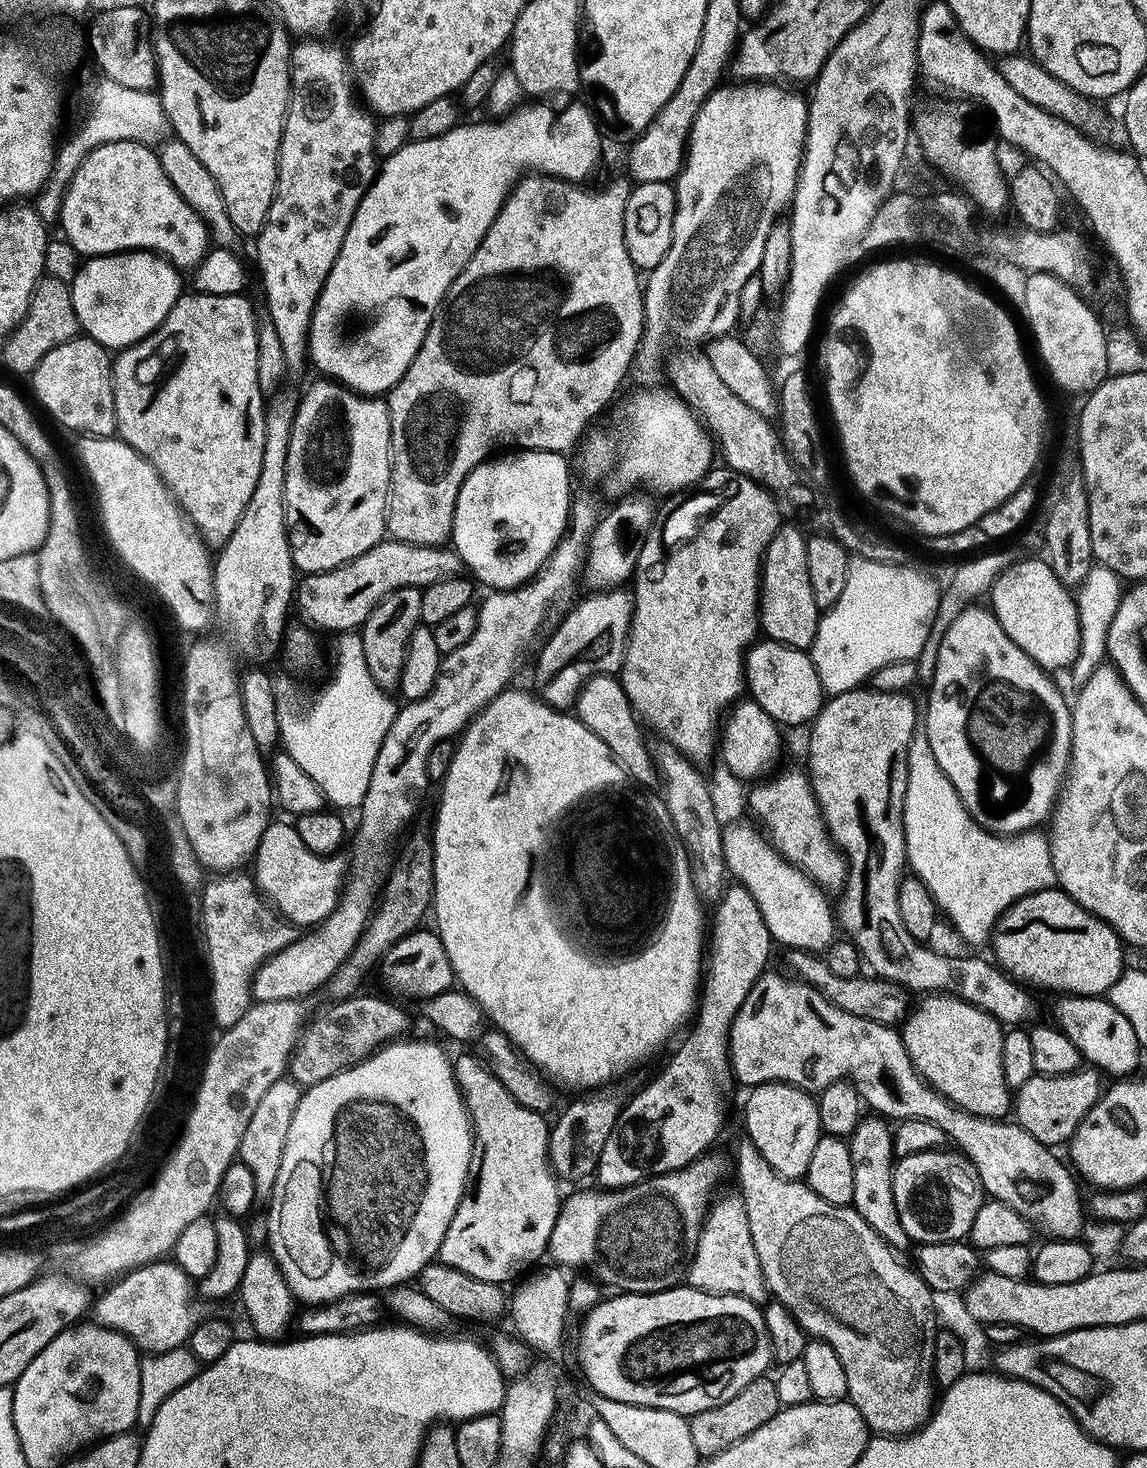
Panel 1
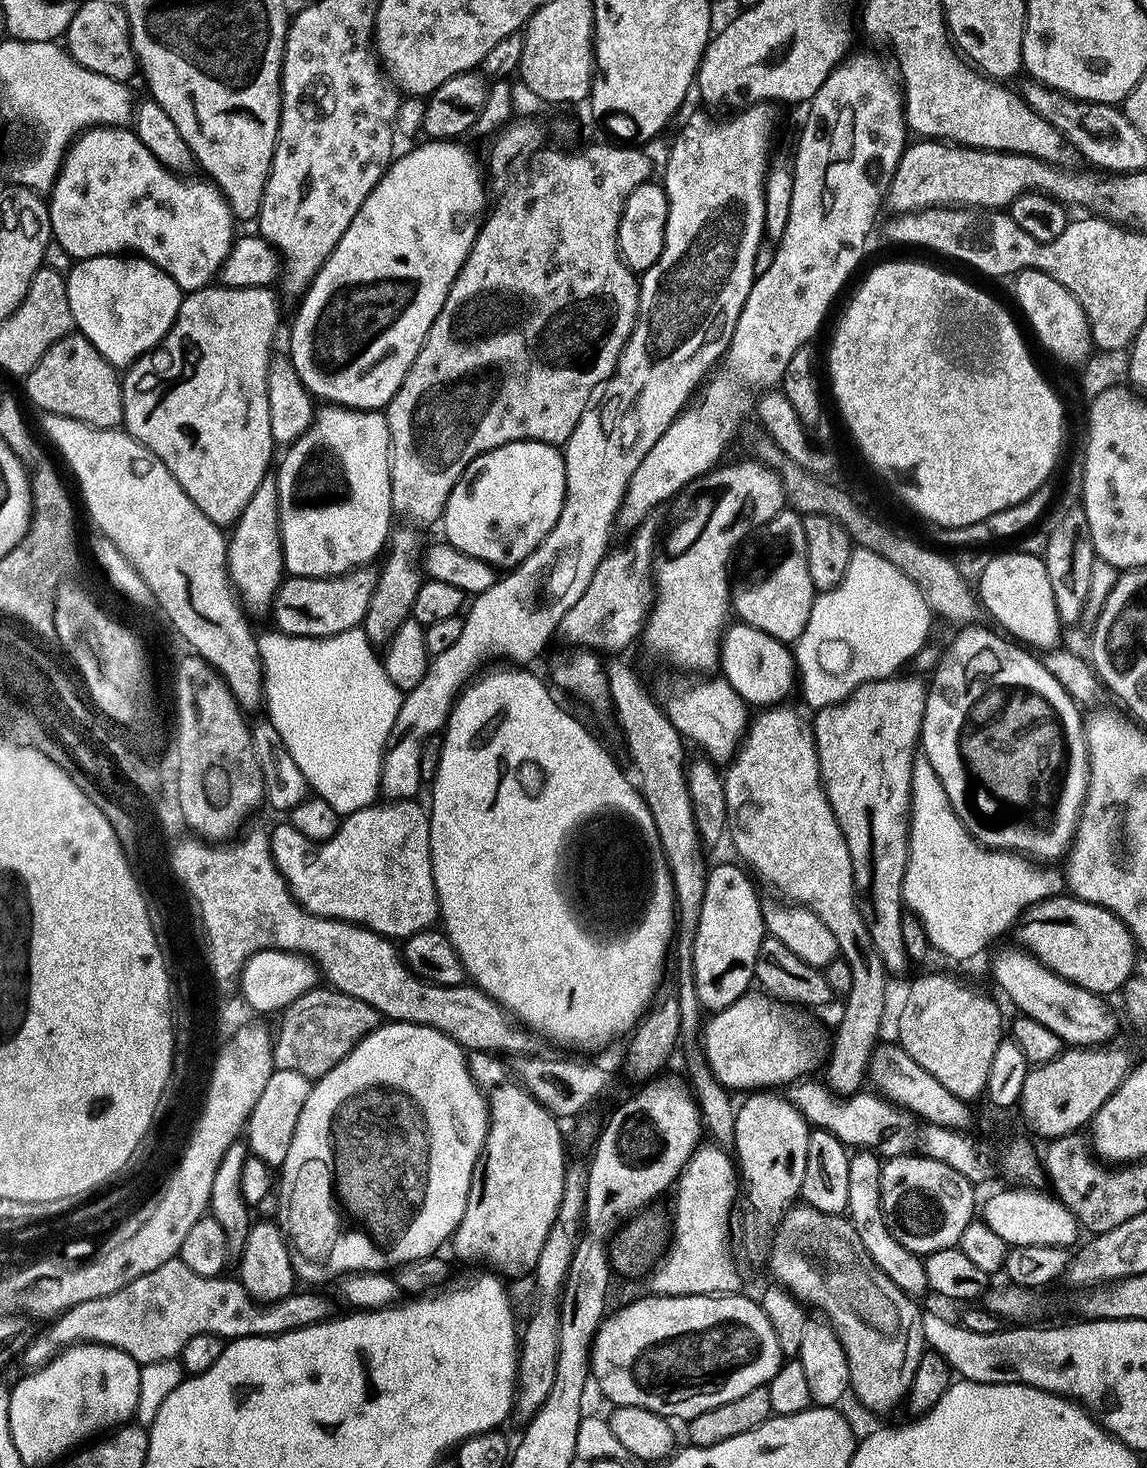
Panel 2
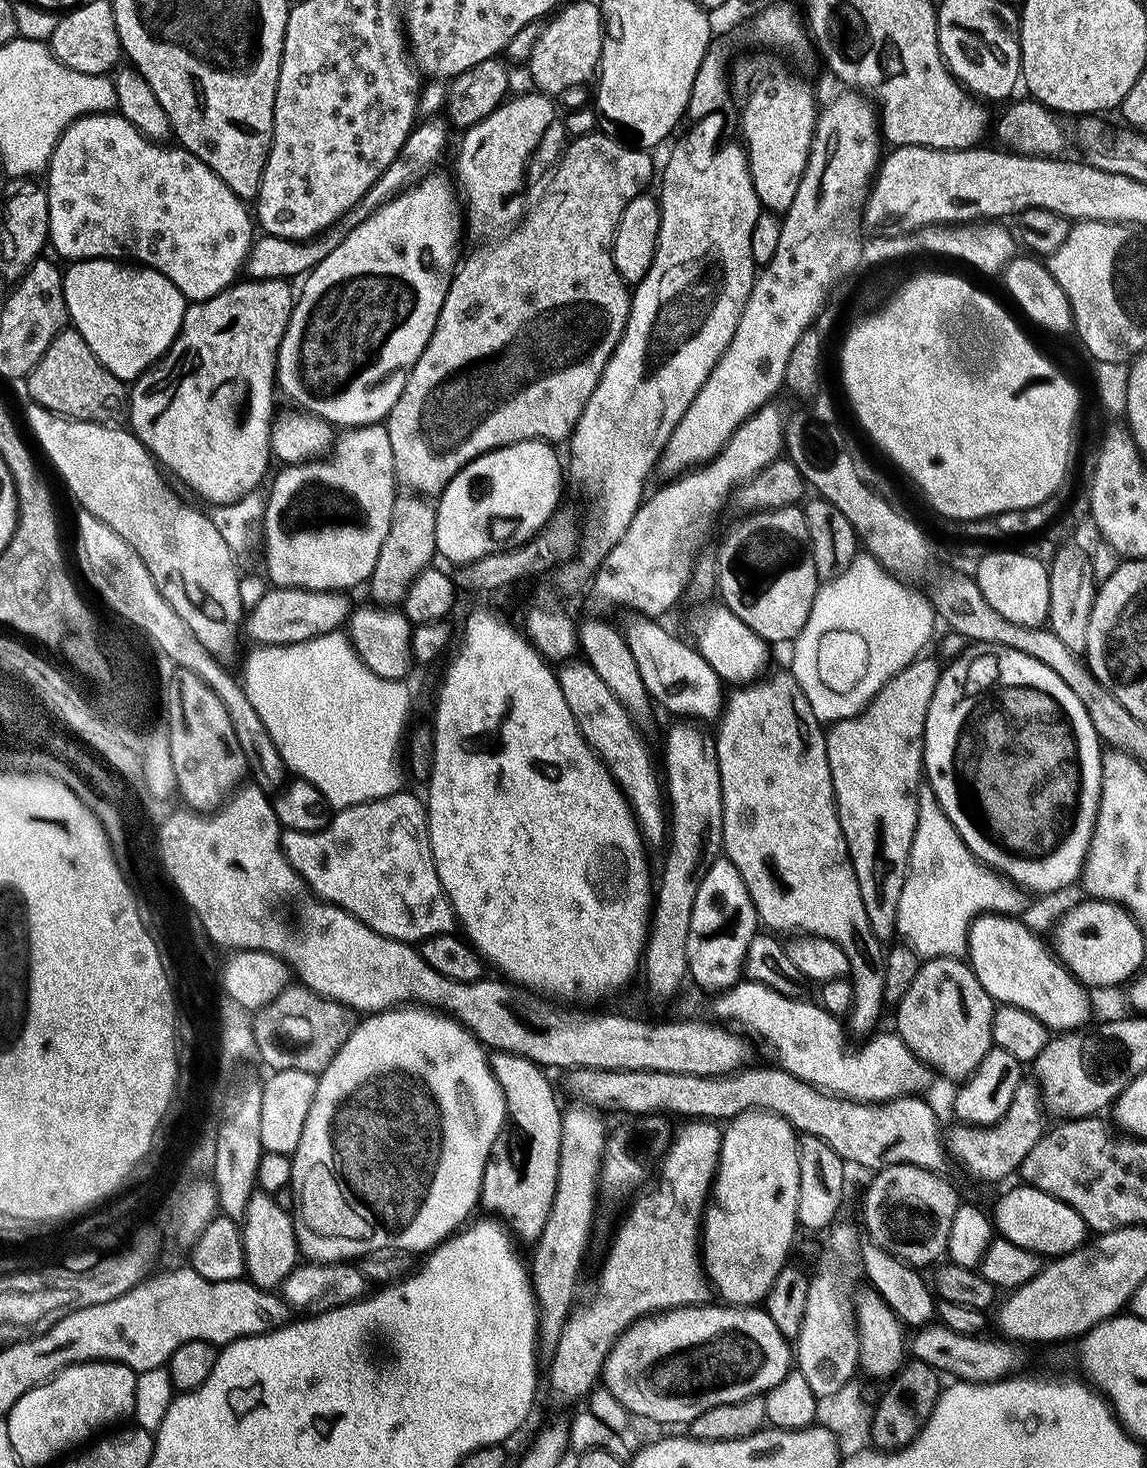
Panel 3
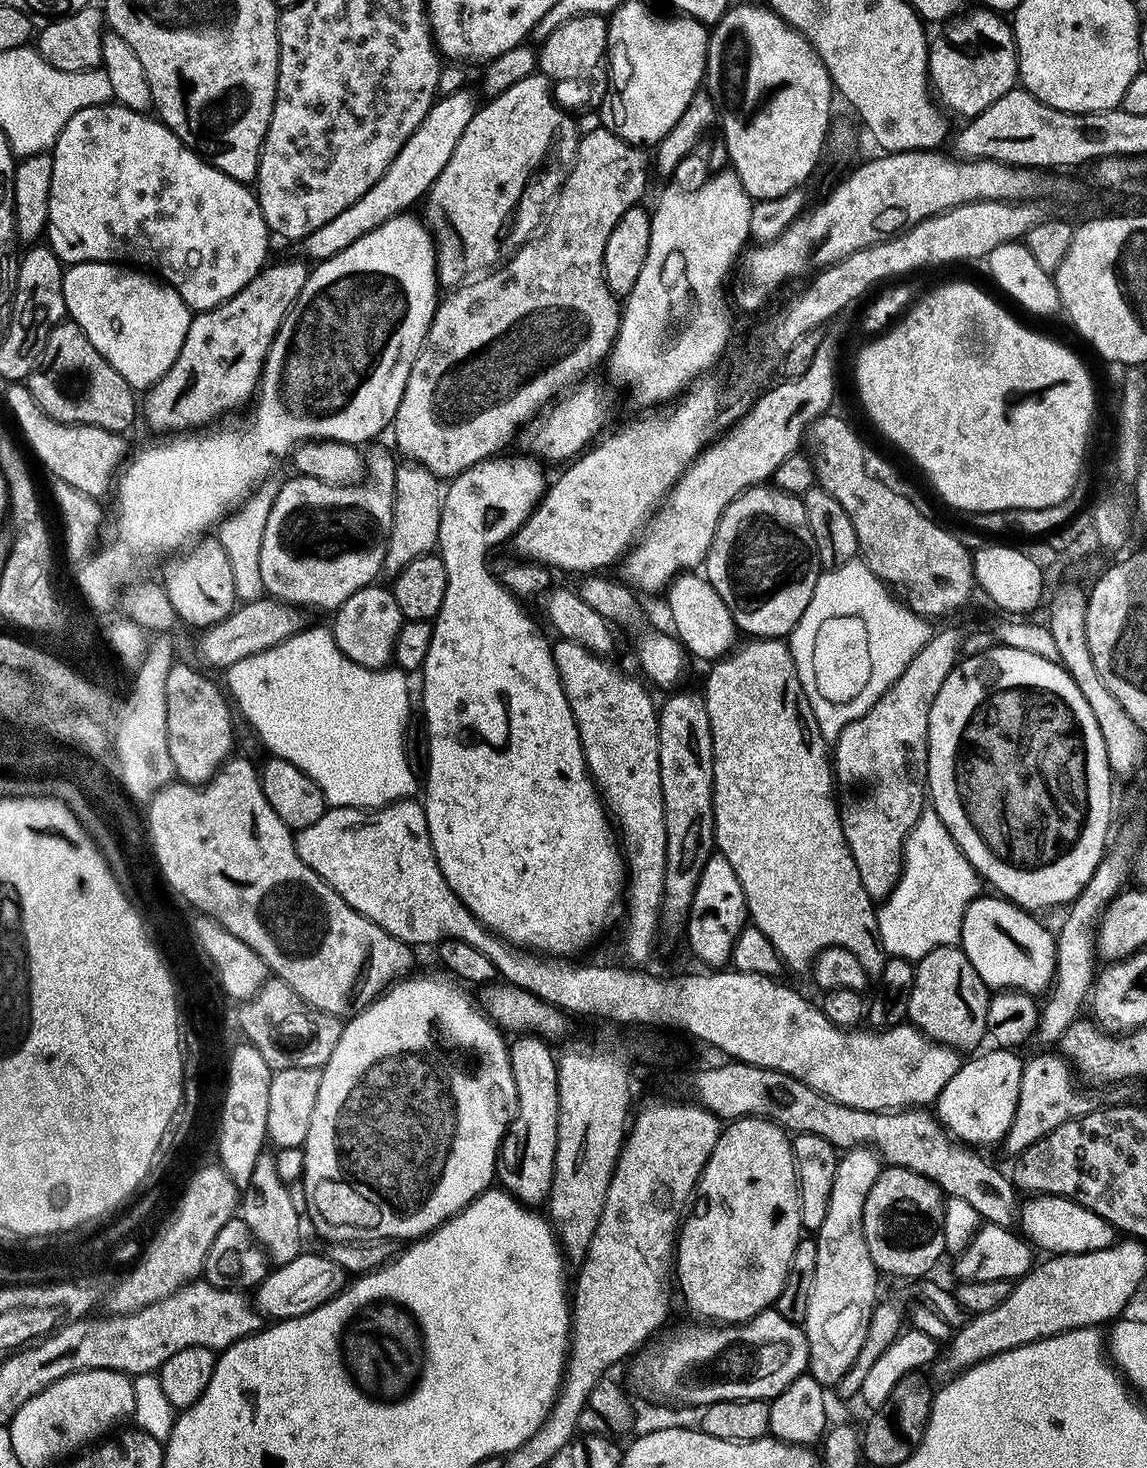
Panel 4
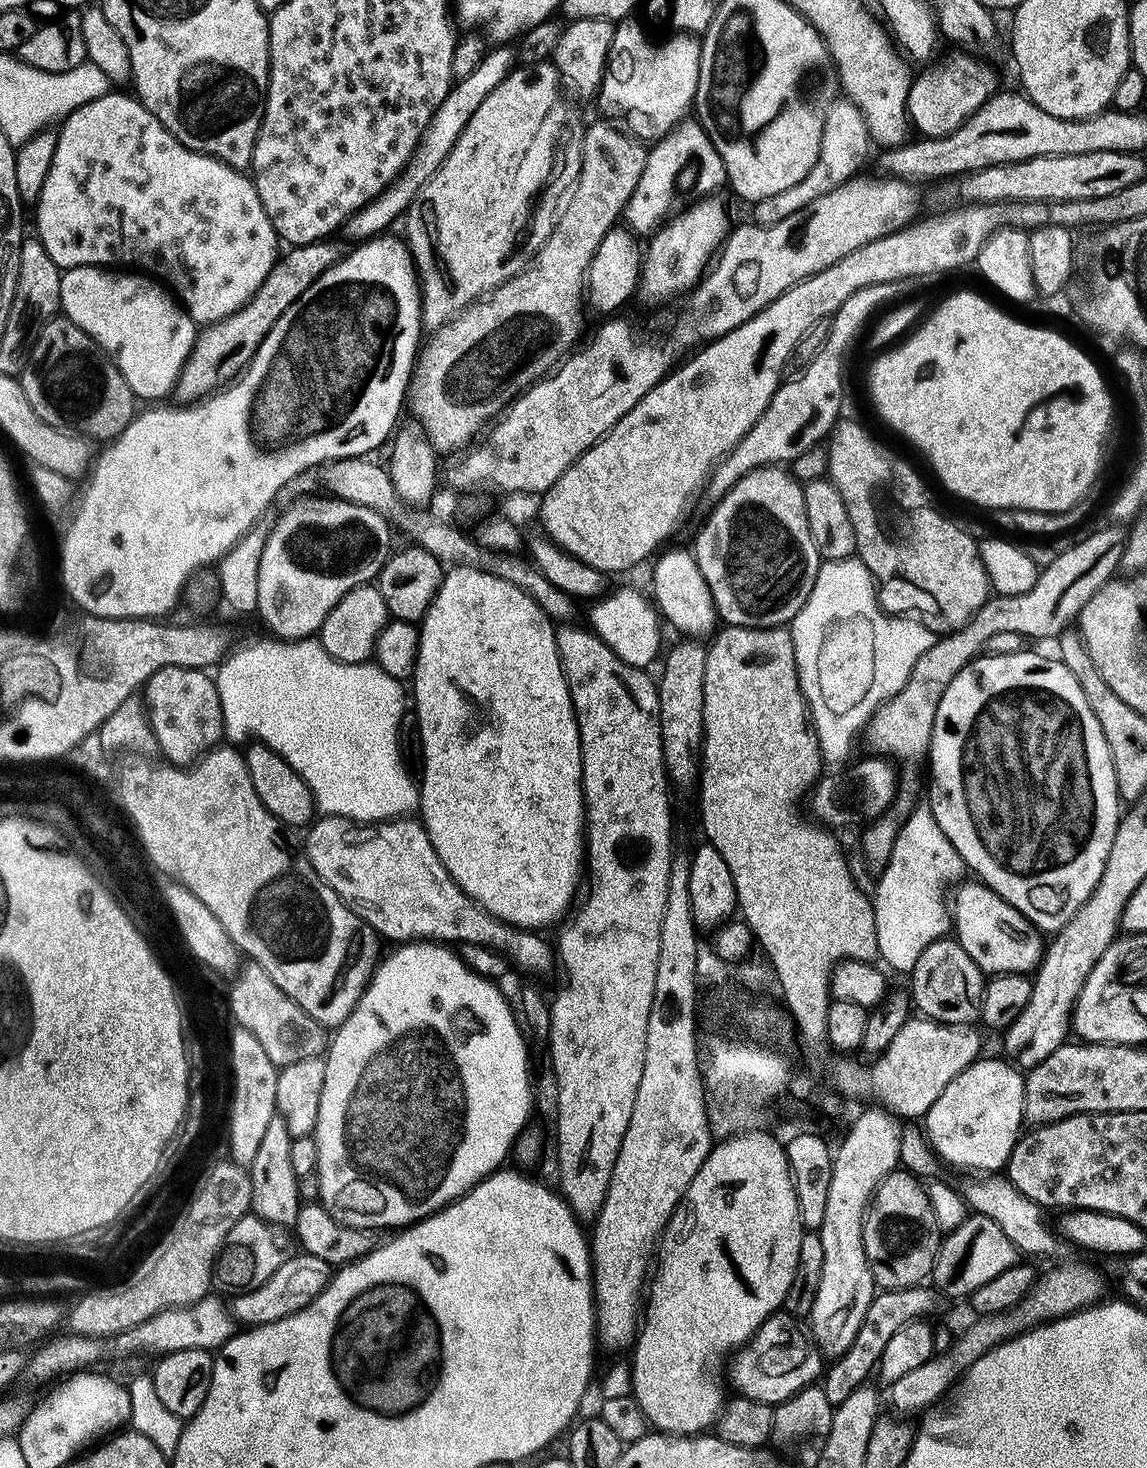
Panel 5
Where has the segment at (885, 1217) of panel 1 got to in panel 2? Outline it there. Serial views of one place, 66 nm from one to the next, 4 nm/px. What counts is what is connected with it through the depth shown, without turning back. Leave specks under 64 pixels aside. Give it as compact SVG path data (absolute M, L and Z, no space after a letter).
M856 1152L850 1158L850 1173L849 1173L849 1197L847 1215L849 1220L858 1231L859 1238L862 1239L863 1246L866 1247L873 1262L890 1278L896 1286L903 1292L913 1298L923 1297L928 1291L928 1283L926 1282L926 1272L924 1261L921 1257L916 1256L913 1252L906 1250L895 1238L892 1237L892 1232L889 1231L886 1218L883 1214L883 1208L880 1205L881 1198L881 1170L883 1163L881 1159L872 1152Z

